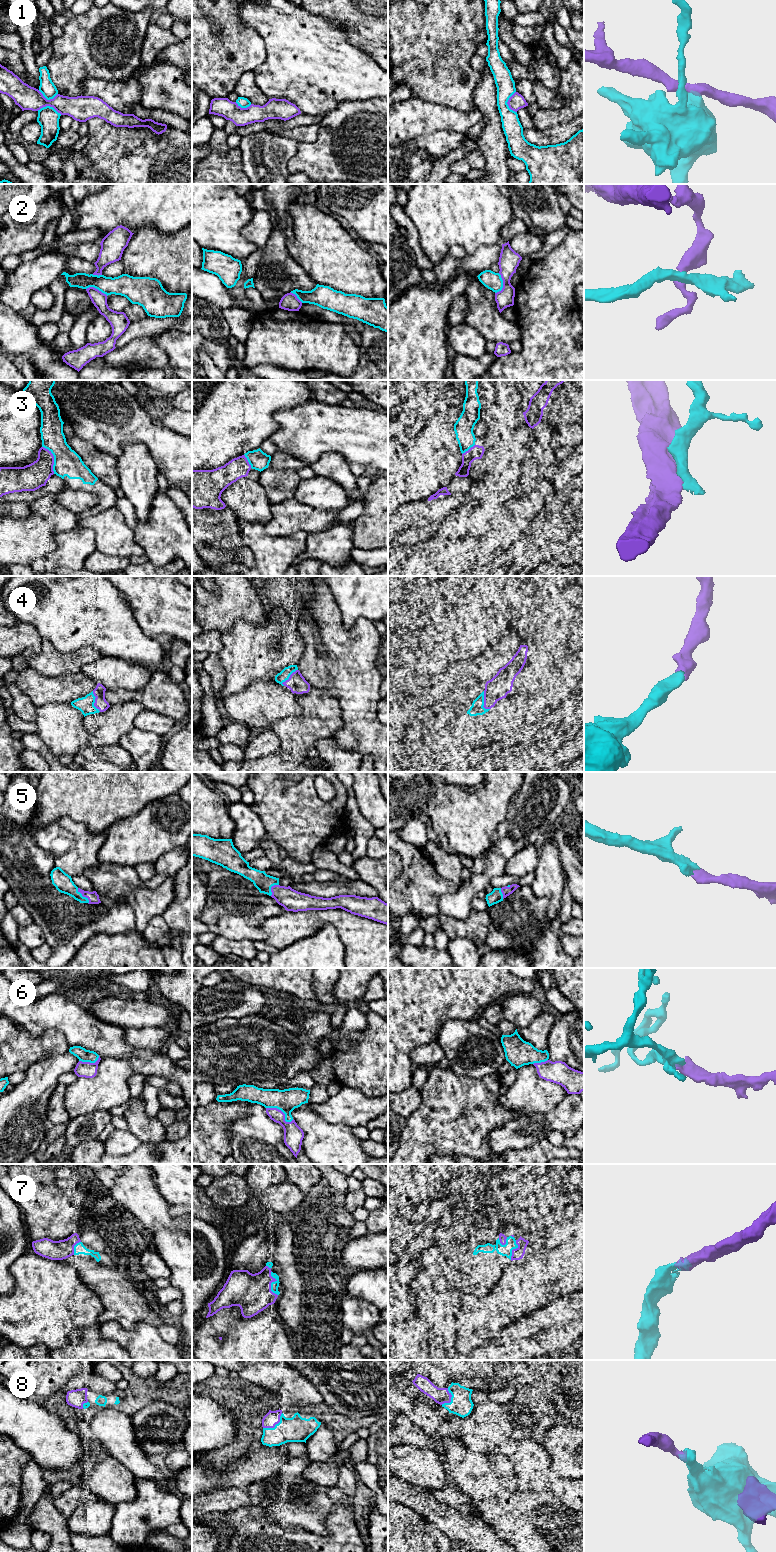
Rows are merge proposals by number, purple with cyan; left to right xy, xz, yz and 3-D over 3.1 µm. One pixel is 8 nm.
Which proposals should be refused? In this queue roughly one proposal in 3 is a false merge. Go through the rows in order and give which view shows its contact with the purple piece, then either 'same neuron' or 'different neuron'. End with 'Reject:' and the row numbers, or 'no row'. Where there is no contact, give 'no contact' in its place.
1: contact in xy; different neuron
2: contact in yz; different neuron
3: contact in xy; different neuron
4: contact in yz; same neuron
5: contact in xy; same neuron
6: contact in xz; same neuron
7: contact in xz; same neuron
8: contact in xz; same neuron
Reject: 1, 2, 3

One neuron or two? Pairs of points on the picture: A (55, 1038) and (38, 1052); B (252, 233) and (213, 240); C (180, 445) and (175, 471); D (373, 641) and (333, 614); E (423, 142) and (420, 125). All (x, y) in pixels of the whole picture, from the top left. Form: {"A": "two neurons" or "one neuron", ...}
{"A": "one neuron", "B": "two neurons", "C": "one neuron", "D": "one neuron", "E": "two neurons"}

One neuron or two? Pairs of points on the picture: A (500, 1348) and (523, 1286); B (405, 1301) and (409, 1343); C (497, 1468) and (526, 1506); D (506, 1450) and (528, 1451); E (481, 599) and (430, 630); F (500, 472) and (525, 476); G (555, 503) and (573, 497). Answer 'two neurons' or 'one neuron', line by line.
A: one neuron
B: one neuron
C: two neurons
D: two neurons
E: one neuron
F: two neurons
G: one neuron

